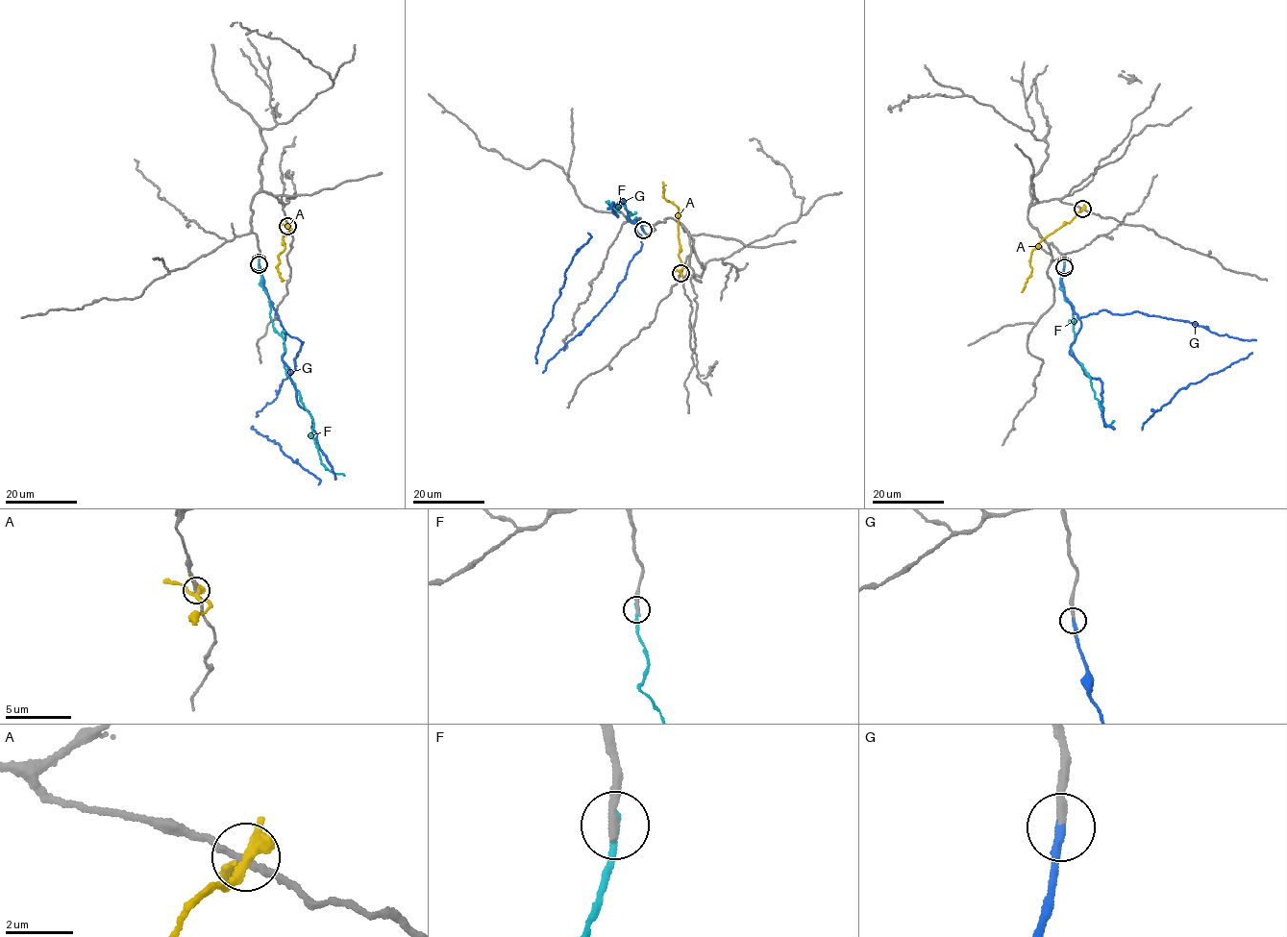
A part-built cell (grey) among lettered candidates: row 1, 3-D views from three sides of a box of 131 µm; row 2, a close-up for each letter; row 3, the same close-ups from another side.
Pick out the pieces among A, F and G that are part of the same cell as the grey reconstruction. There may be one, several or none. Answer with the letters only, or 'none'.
G

